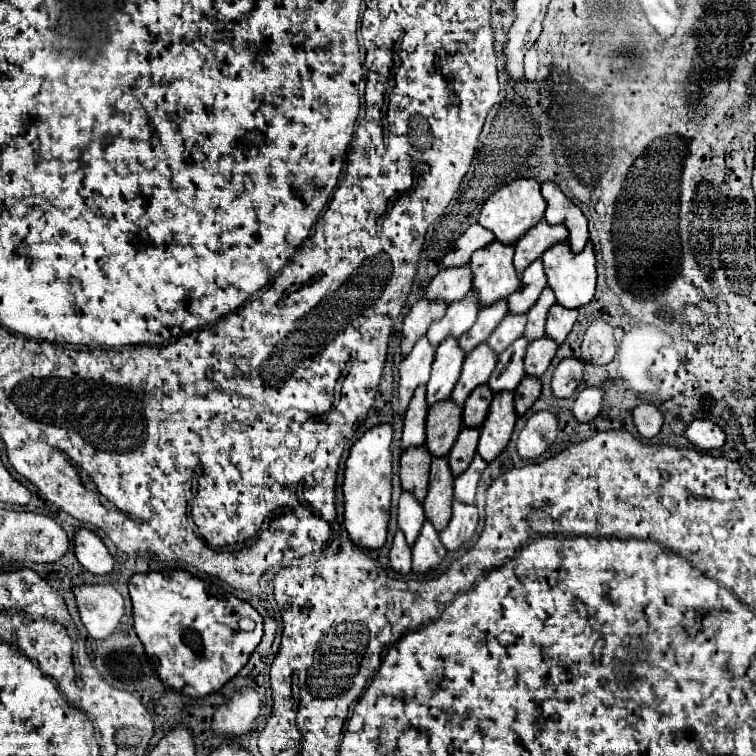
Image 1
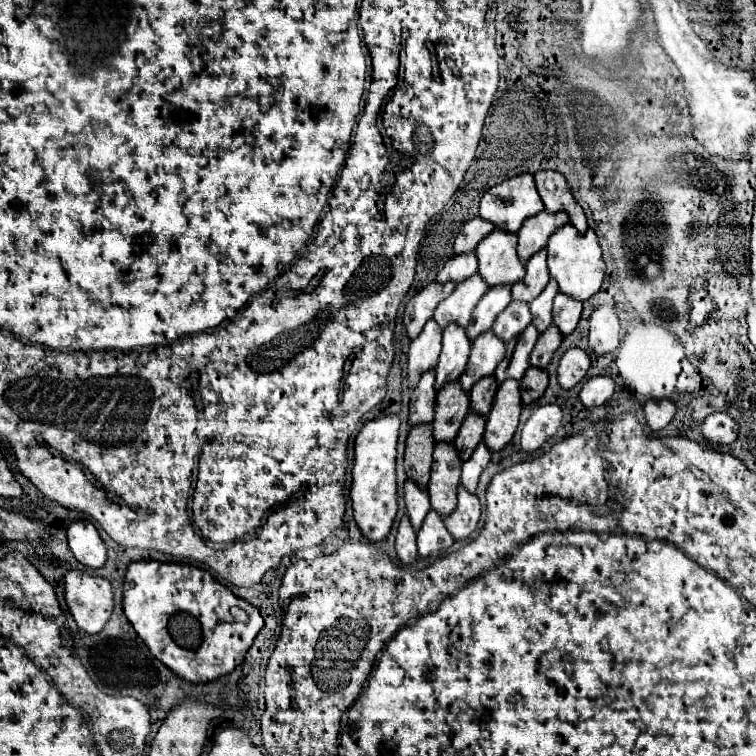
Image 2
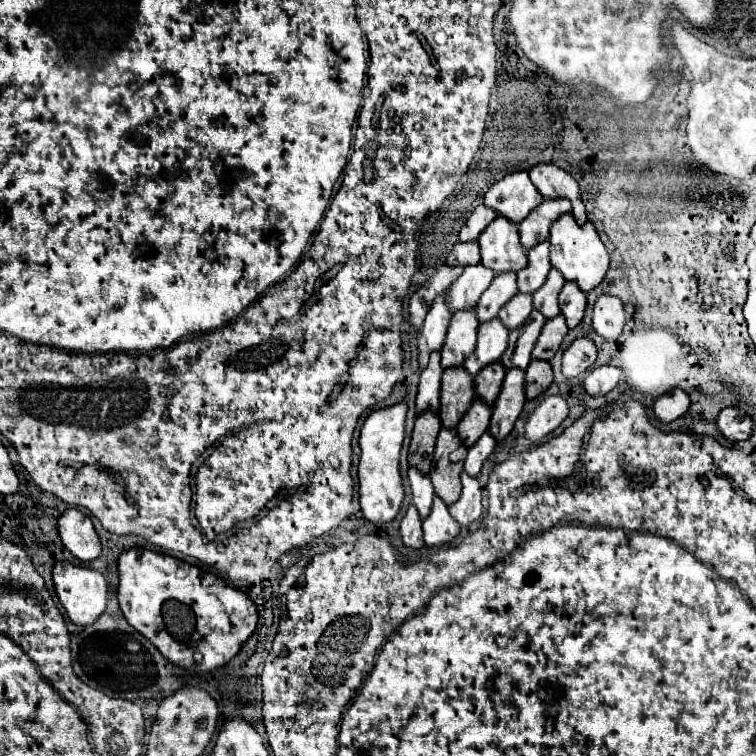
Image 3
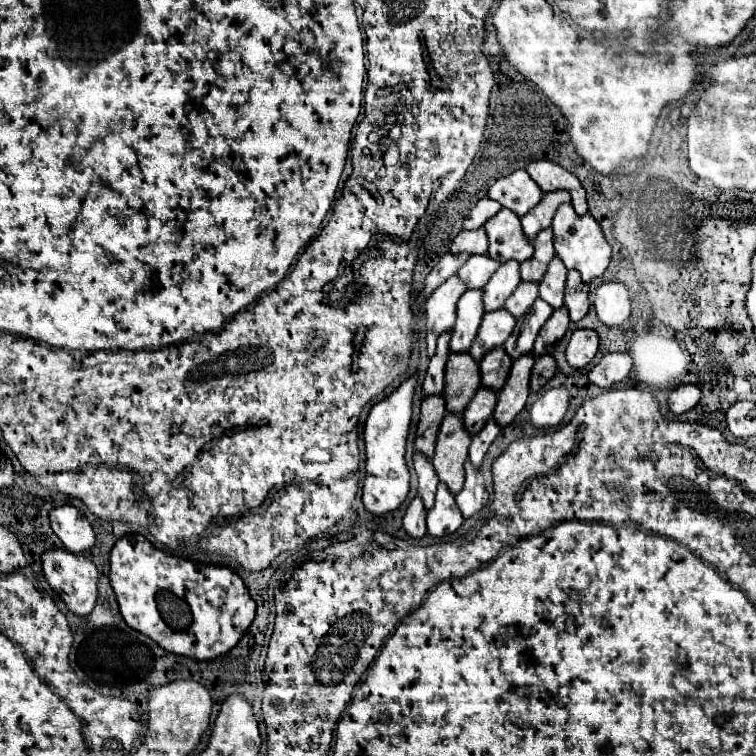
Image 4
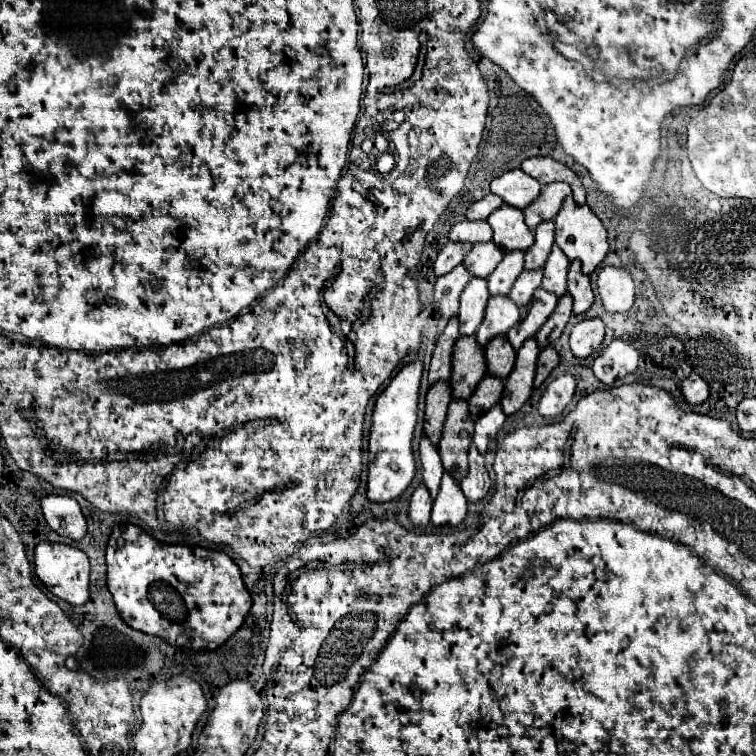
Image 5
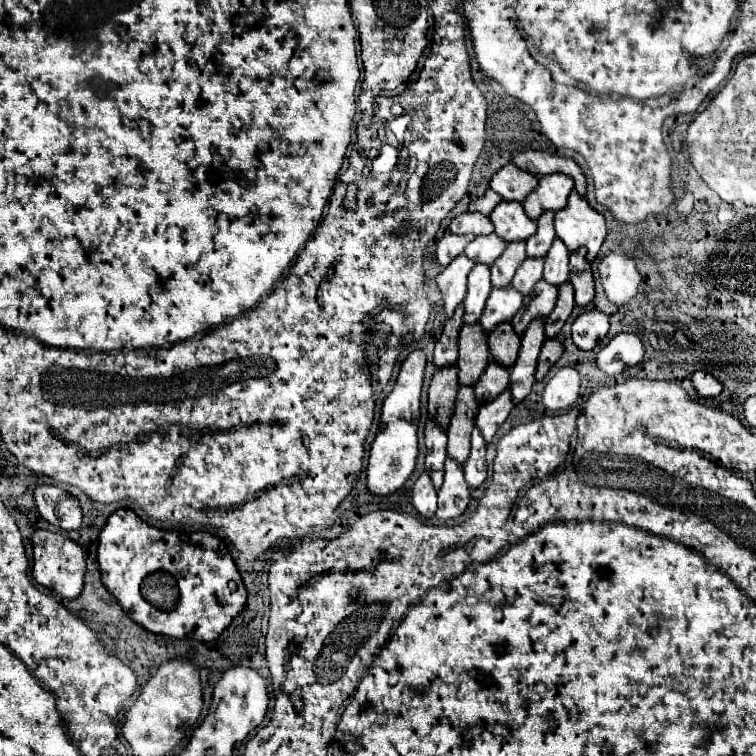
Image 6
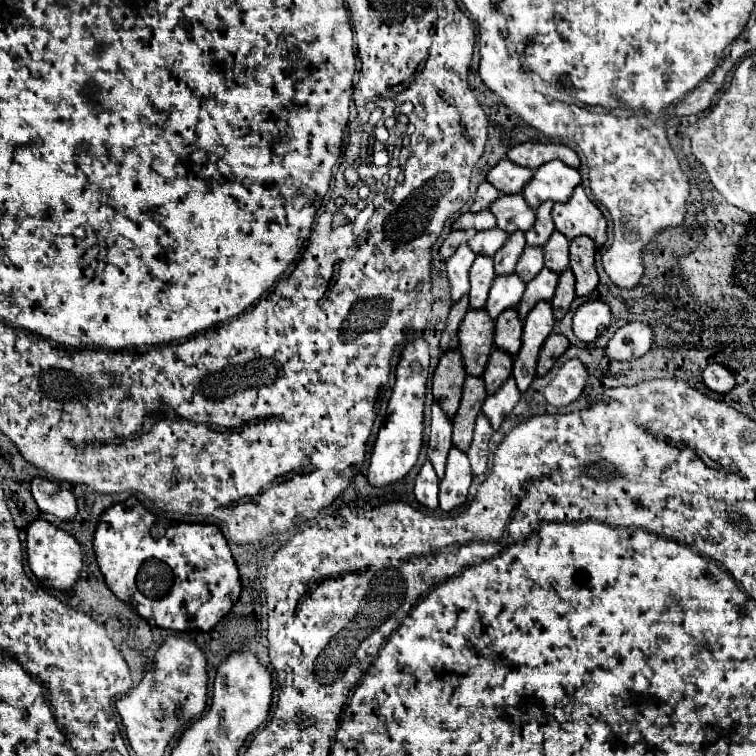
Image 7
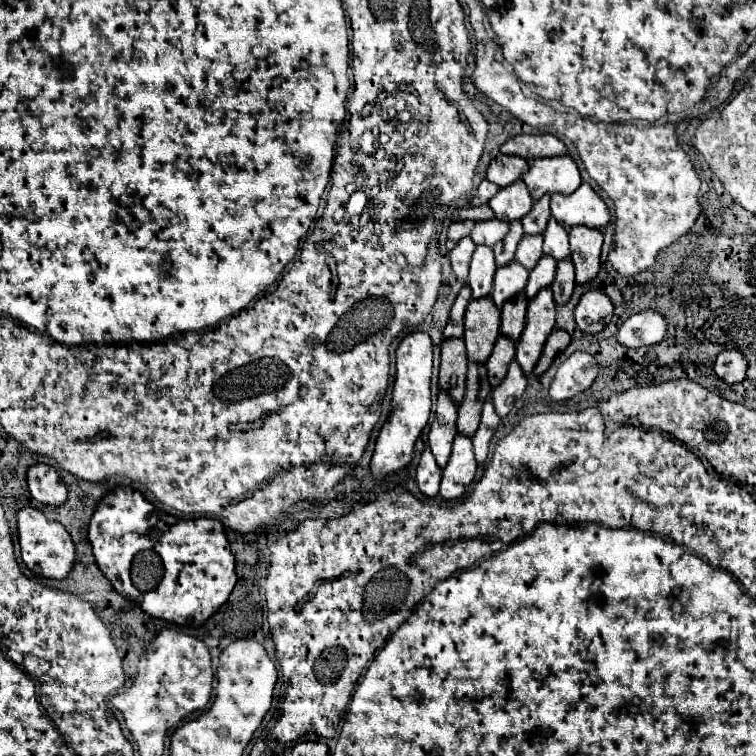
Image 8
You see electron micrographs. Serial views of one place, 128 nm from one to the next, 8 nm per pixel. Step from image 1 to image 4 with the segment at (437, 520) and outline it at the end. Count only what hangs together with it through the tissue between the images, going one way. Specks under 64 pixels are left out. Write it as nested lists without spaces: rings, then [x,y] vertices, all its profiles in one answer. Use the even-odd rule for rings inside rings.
[[[446,414],[438,432],[432,466],[440,482],[444,482],[452,494],[458,494],[462,490],[468,446],[470,446],[470,436],[468,432],[464,432],[462,416]]]

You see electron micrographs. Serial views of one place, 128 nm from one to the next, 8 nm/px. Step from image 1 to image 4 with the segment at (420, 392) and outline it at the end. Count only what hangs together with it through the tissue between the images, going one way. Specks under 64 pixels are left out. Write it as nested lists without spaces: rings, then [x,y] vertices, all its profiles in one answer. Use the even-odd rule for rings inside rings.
[[[444,332],[438,338],[438,346],[436,346],[436,354],[430,360],[424,384],[422,384],[422,394],[424,396],[440,396],[442,388],[444,388],[444,366],[448,360],[448,336],[450,332]]]

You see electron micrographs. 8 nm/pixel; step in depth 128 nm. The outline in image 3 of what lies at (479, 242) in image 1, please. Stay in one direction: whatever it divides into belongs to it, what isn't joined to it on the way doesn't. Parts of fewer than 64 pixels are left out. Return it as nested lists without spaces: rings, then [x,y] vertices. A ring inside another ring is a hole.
[[[478,206],[470,218],[466,220],[466,224],[462,226],[460,230],[460,242],[472,242],[472,240],[478,240],[480,232],[496,218],[496,212],[492,212],[492,208],[486,208],[486,206]]]

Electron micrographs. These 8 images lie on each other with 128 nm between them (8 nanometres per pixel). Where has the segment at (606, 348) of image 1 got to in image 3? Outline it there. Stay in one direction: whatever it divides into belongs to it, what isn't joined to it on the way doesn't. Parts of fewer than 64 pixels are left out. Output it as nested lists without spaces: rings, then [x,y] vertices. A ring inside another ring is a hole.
[[[602,294],[594,304],[592,328],[604,340],[616,340],[624,328],[624,306],[620,298]]]

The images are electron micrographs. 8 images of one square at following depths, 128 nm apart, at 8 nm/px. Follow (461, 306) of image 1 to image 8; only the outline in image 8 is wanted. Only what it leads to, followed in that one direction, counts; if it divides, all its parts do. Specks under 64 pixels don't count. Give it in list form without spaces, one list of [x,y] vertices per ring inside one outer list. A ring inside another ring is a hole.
[[[486,220],[486,222],[476,222],[476,228],[472,230],[470,238],[474,240],[476,246],[484,244],[484,246],[494,246],[496,242],[504,240],[504,236],[508,234],[508,224],[500,222],[500,220]]]

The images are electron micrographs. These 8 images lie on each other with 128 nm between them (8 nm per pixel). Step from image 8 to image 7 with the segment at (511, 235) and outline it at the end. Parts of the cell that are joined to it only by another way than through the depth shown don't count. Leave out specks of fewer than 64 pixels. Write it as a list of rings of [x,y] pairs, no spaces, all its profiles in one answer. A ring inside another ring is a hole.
[[[512,232],[512,236],[508,238],[508,242],[494,256],[496,276],[508,276],[508,274],[512,274],[516,262],[520,260],[520,256],[524,252],[524,248],[526,248],[524,232]]]

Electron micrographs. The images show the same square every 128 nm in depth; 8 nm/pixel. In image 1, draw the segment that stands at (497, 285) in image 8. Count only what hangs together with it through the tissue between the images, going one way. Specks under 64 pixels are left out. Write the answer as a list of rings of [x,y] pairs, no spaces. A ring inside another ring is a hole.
[[[488,344],[476,346],[474,352],[468,354],[466,360],[464,360],[464,364],[462,364],[462,374],[460,374],[460,378],[458,378],[458,382],[456,382],[454,390],[452,390],[450,400],[454,404],[462,406],[464,400],[466,400],[466,396],[474,388],[478,388],[478,386],[482,386],[482,384],[488,382],[492,370],[494,370],[496,360],[498,360],[498,356],[488,348]]]

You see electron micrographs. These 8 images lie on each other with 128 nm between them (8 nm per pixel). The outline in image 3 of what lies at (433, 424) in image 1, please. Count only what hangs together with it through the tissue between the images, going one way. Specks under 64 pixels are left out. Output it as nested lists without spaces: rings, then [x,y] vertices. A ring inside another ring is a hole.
[[[450,368],[442,374],[440,388],[440,422],[444,428],[456,428],[466,410],[476,398],[474,378],[464,372],[464,368]]]

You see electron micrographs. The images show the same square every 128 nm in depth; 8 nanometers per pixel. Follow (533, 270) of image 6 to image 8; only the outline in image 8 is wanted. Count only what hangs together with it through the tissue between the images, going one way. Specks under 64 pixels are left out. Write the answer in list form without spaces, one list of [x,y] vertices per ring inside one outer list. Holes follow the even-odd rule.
[[[524,236],[516,250],[516,262],[532,270],[542,256],[542,236]]]

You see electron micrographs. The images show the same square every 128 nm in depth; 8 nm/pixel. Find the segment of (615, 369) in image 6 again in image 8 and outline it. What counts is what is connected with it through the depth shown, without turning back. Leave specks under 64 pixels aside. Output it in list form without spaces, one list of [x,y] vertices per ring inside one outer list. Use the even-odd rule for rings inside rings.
[[[644,310],[640,314],[630,316],[618,330],[616,340],[620,346],[628,350],[636,350],[642,346],[654,346],[662,342],[666,334],[666,320],[662,314],[654,310]]]

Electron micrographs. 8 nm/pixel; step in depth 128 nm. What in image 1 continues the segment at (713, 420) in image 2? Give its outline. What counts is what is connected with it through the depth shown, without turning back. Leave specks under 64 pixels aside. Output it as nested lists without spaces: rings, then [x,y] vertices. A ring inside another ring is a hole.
[[[692,420],[686,426],[684,436],[688,438],[690,444],[694,444],[700,450],[720,448],[726,440],[726,434],[716,424],[712,424],[710,420]]]

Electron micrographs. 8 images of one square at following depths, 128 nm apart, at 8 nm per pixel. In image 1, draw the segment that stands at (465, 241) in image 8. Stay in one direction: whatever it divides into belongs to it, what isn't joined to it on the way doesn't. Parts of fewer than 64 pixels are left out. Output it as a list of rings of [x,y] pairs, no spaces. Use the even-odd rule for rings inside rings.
[[[426,336],[420,338],[412,352],[400,362],[400,384],[398,384],[398,414],[404,416],[406,408],[408,408],[408,402],[414,394],[414,390],[422,384],[428,382],[430,378],[430,366],[432,366],[432,360],[434,360],[434,354],[436,350],[428,344]]]

